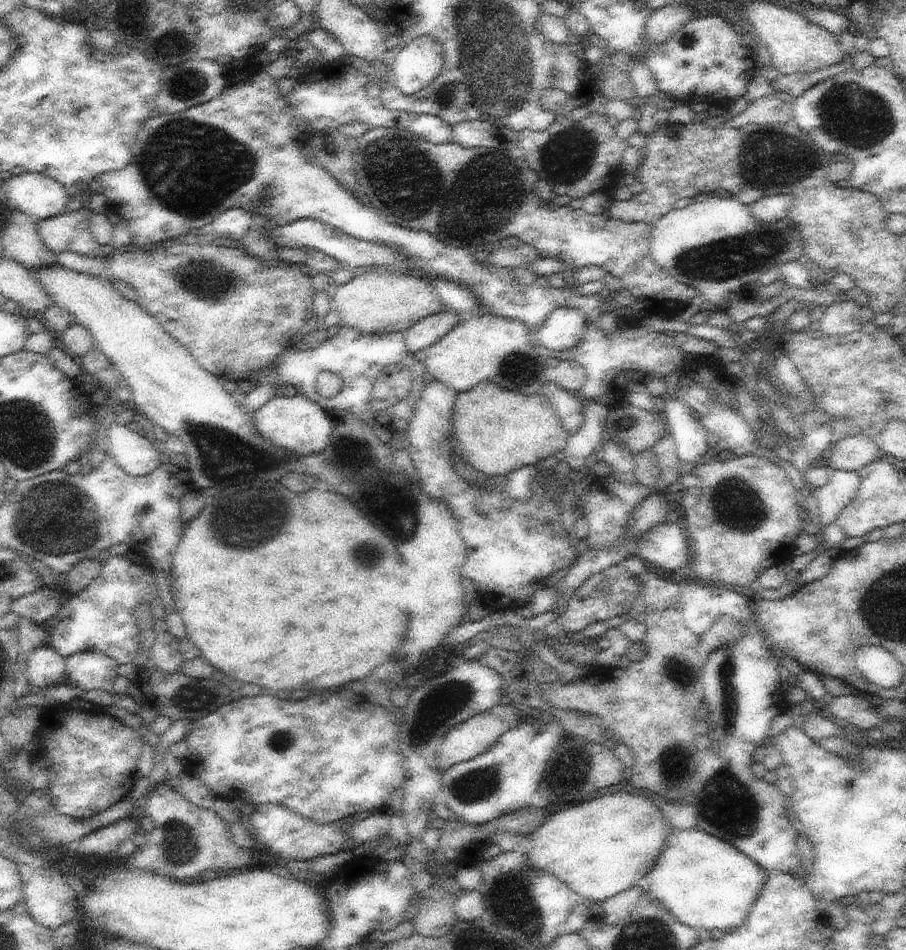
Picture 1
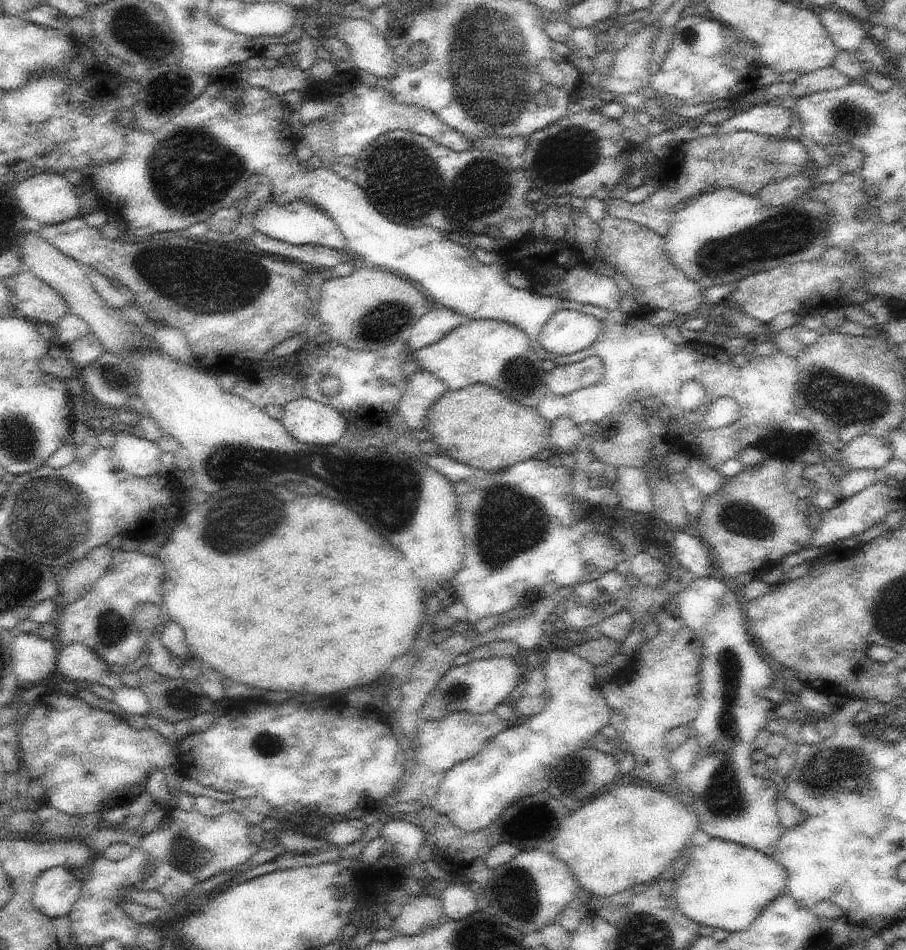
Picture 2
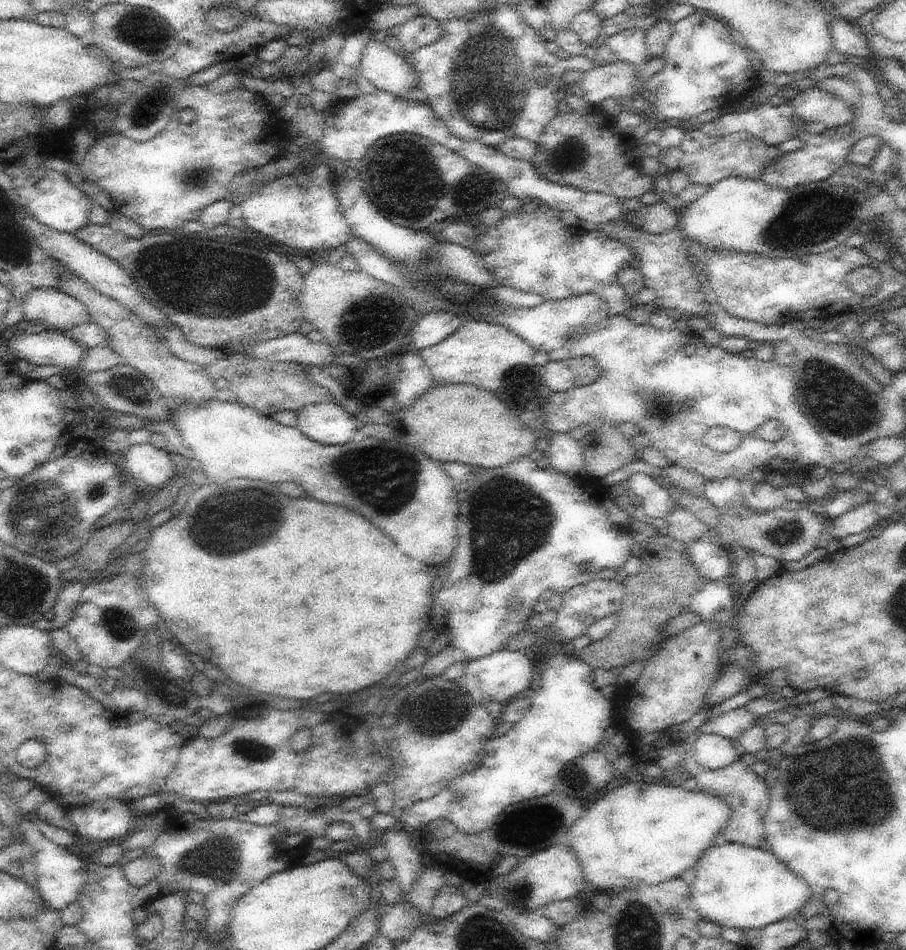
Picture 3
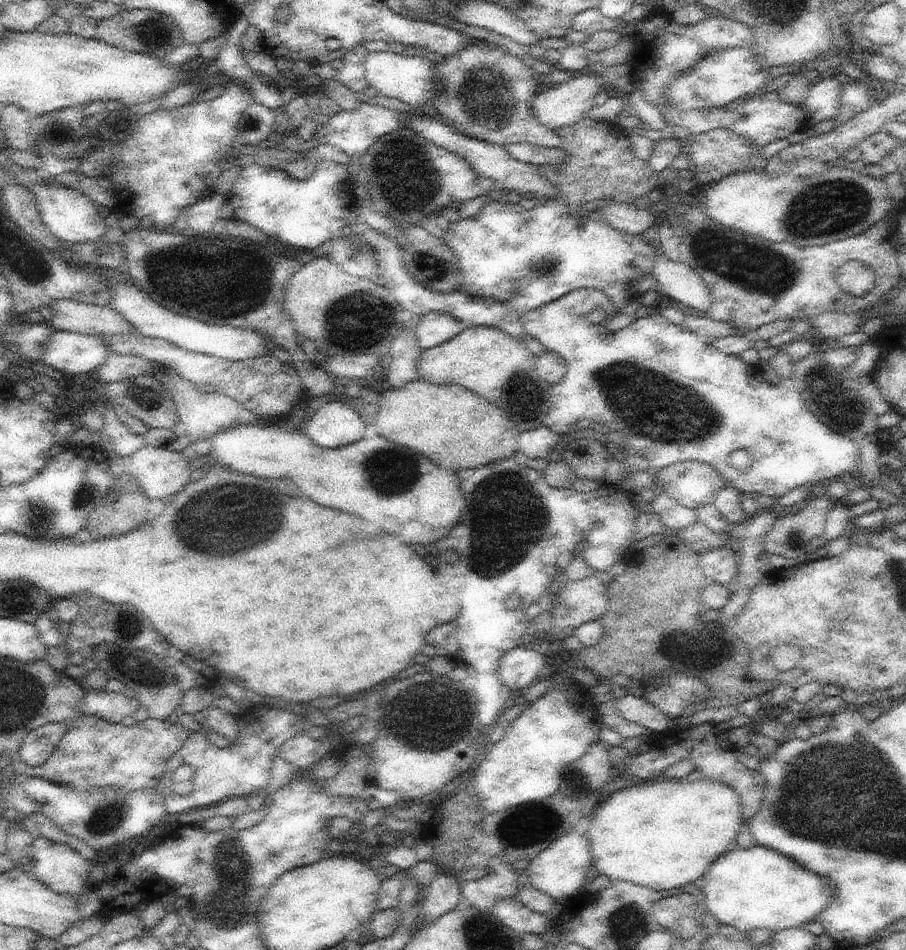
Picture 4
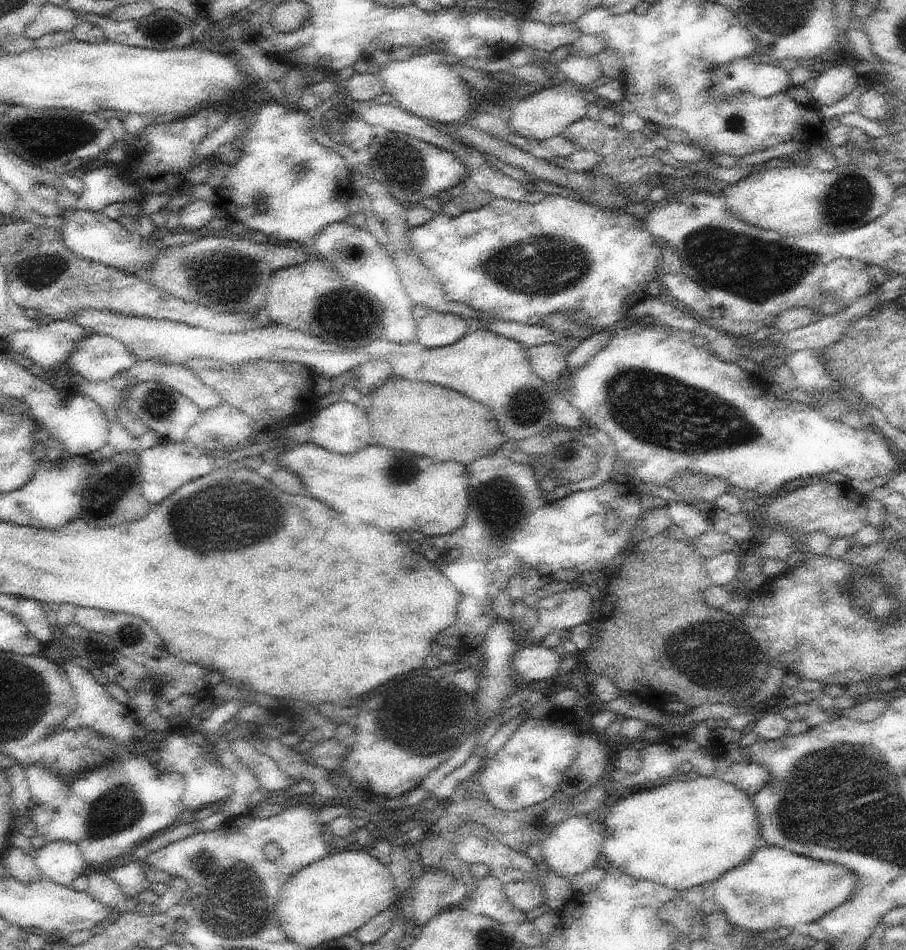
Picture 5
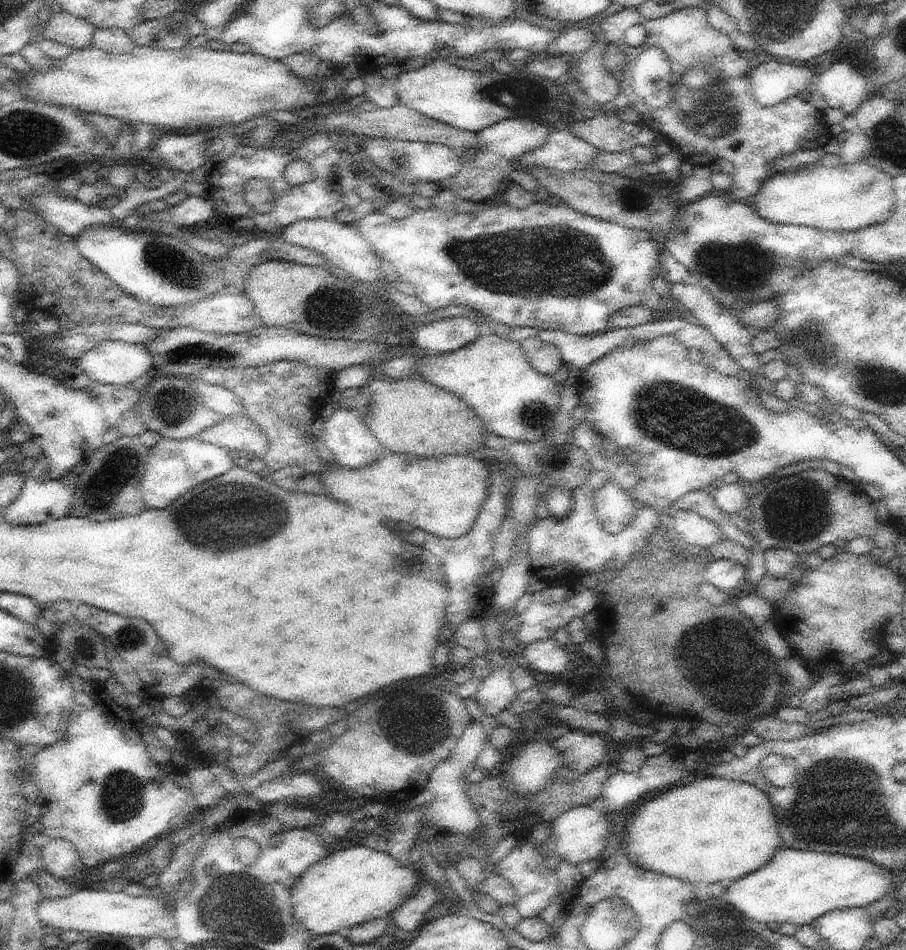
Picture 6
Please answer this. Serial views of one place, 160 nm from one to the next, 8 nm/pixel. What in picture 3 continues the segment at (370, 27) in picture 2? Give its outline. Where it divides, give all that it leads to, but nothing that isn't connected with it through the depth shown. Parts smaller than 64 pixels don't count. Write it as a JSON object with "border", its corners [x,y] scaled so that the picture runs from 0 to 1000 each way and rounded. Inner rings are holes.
{"border":[[[411,39],[398,59],[398,76],[416,94],[445,100],[460,91],[460,78],[448,60]]]}

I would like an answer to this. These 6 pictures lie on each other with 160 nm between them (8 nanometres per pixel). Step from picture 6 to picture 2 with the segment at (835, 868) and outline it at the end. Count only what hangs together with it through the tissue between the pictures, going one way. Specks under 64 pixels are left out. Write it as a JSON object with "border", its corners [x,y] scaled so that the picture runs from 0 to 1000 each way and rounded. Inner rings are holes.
{"border":[[[785,882],[777,891],[763,889],[762,894],[757,914],[743,925],[745,948],[751,960],[773,975],[797,977],[806,982],[822,980],[832,973],[847,951],[869,937],[870,923],[866,914],[838,895],[791,882]]]}

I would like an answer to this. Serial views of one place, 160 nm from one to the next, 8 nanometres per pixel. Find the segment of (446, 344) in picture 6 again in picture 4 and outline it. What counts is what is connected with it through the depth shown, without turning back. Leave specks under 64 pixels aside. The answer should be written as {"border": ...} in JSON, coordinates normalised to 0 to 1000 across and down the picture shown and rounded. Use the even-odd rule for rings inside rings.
{"border":[[[475,327],[457,338],[461,362],[466,368],[474,367],[501,356],[517,341],[512,341],[500,332]]]}

